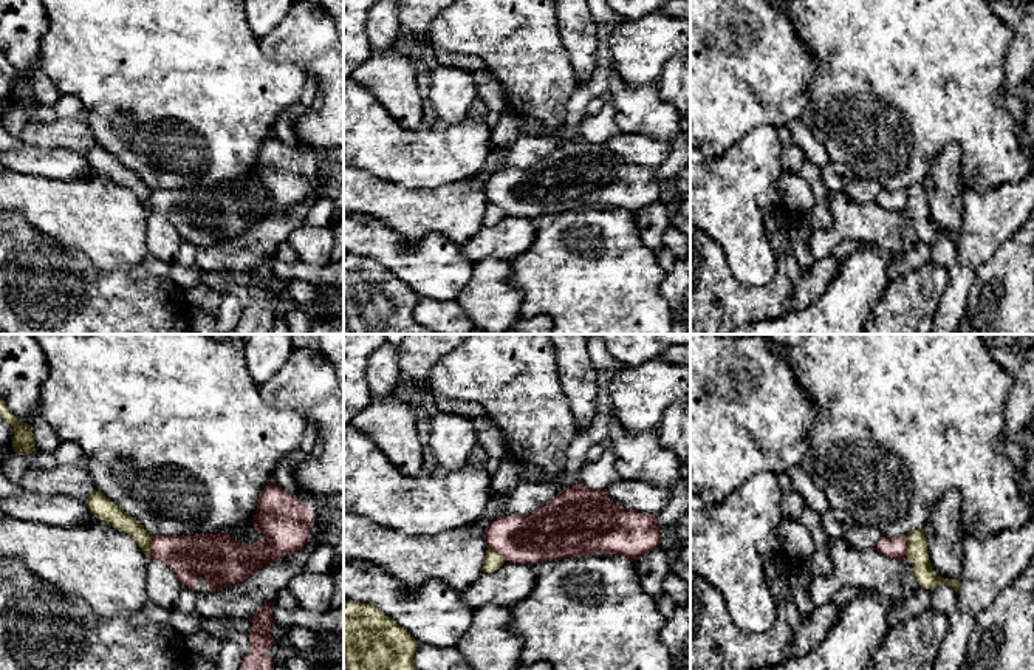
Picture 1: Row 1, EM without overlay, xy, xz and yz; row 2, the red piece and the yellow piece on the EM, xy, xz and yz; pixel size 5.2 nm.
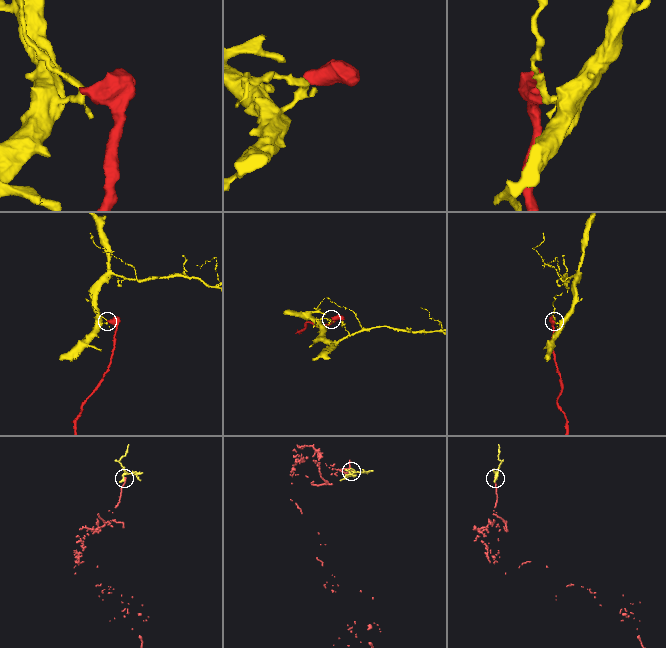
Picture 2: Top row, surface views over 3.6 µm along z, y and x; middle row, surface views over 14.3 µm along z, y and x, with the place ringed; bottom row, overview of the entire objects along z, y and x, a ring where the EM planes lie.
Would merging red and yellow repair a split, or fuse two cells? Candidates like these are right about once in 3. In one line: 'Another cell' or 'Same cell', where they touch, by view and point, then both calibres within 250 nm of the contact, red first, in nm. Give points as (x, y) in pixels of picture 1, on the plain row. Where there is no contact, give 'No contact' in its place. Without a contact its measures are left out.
Another cell. Touches red at xy (150, 201). Thickness 220 nm (red) against 100 nm

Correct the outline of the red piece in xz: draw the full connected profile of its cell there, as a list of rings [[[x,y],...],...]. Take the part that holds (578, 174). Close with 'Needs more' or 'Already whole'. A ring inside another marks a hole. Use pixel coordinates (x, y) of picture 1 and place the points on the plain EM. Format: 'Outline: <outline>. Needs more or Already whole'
Outline: [[[576,136],[529,169],[491,175],[484,193],[505,215],[529,220],[591,206],[635,215],[659,201],[659,183],[655,169],[622,161],[604,144]]]. Already whole

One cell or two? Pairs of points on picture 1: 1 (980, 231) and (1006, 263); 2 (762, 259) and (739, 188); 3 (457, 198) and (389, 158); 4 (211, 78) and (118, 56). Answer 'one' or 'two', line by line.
1: two
2: one
3: two
4: one

